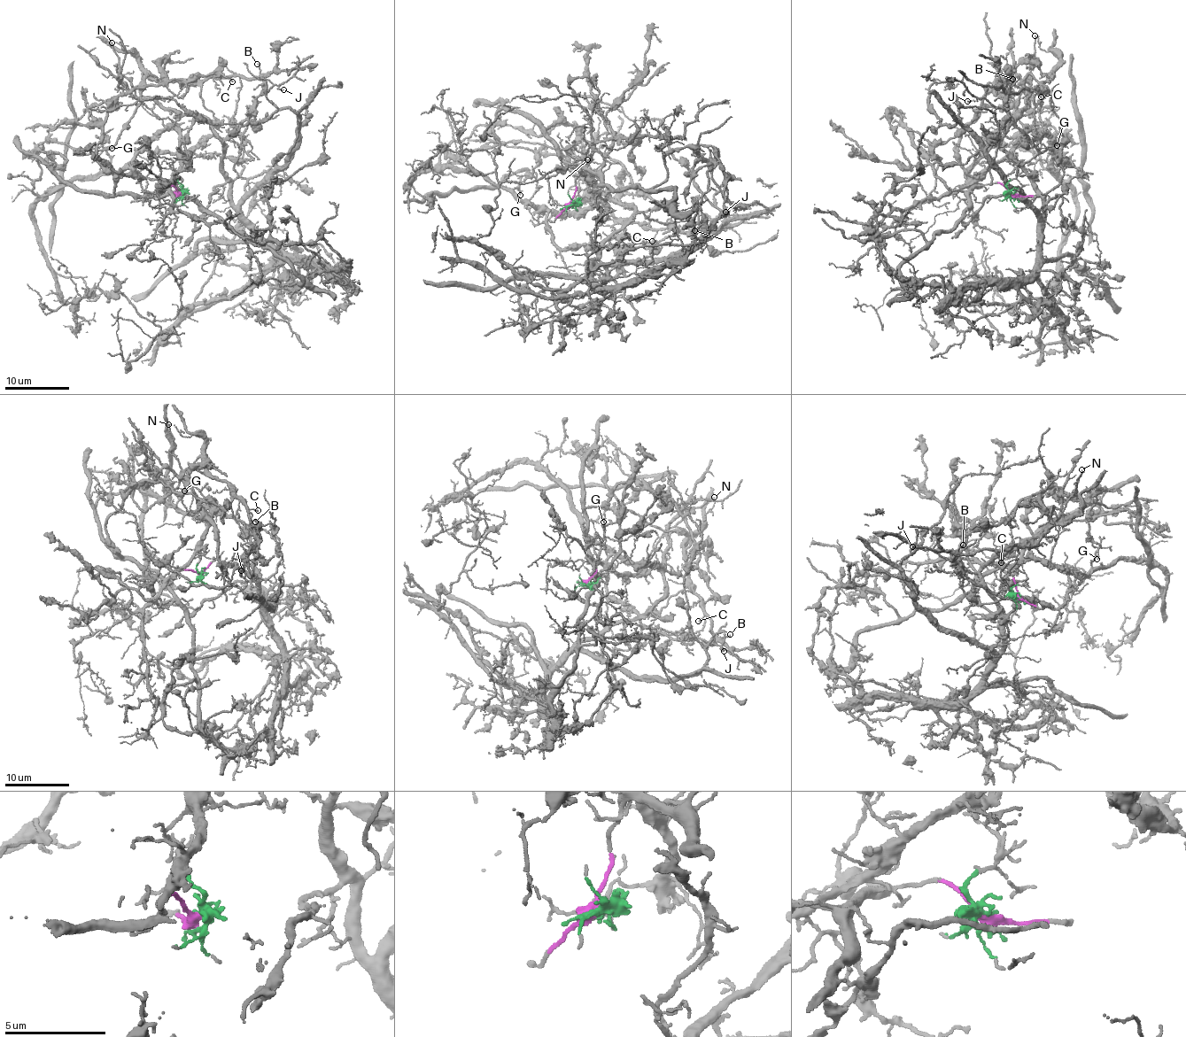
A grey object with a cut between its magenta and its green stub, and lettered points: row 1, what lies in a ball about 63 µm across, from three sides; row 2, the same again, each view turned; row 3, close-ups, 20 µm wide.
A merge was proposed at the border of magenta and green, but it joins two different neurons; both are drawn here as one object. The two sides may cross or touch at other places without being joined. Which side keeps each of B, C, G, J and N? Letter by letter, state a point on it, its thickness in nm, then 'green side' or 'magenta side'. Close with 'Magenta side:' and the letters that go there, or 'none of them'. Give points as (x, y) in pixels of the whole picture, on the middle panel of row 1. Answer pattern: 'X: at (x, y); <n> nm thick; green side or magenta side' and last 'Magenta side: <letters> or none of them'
B: at (694, 230); 150 nm thick; green side
C: at (652, 241); 130 nm thick; green side
G: at (520, 195); 130 nm thick; green side
J: at (725, 212); 120 nm thick; green side
N: at (587, 159); 180 nm thick; green side
Magenta side: none of them

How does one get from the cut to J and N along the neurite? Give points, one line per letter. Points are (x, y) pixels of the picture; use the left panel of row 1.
J: (181, 191), (170, 167), (174, 128), (152, 105), (223, 75), (262, 80), (259, 95), (283, 88)
N: (181, 191), (170, 167), (176, 158), (174, 128), (165, 126), (135, 95), (112, 42)

